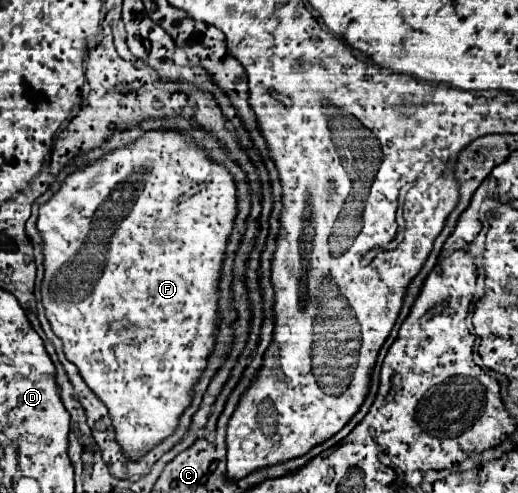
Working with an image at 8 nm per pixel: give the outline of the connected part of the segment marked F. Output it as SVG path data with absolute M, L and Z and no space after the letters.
M147 132L135 144L119 148L101 160L93 162L89 168L73 172L59 188L59 192L41 206L37 228L43 234L43 254L45 254L45 278L41 286L43 304L47 320L51 322L53 332L63 342L65 356L77 364L79 374L87 382L87 386L103 400L109 408L109 416L113 420L117 442L121 444L123 452L131 458L143 456L143 452L151 450L159 440L167 438L171 430L175 430L181 412L191 402L191 390L201 376L201 370L207 364L207 356L215 344L215 326L217 326L217 282L219 270L225 254L225 244L233 228L233 218L237 212L235 200L235 184L233 176L223 168L213 164L189 138L177 132Z

